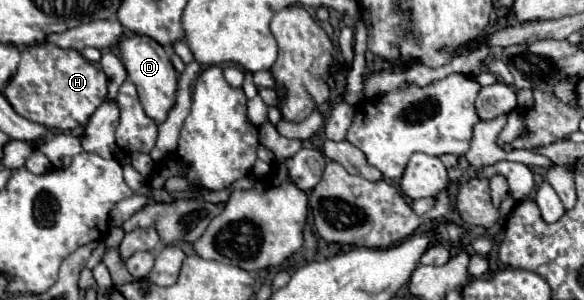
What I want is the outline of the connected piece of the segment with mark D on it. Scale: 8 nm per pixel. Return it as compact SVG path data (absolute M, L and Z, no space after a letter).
M126 34L118 46L122 52L122 64L128 70L128 80L136 84L138 98L144 112L160 126L168 118L172 106L176 104L176 92L178 92L178 74L170 62L170 56L158 42L154 42L148 36Z

